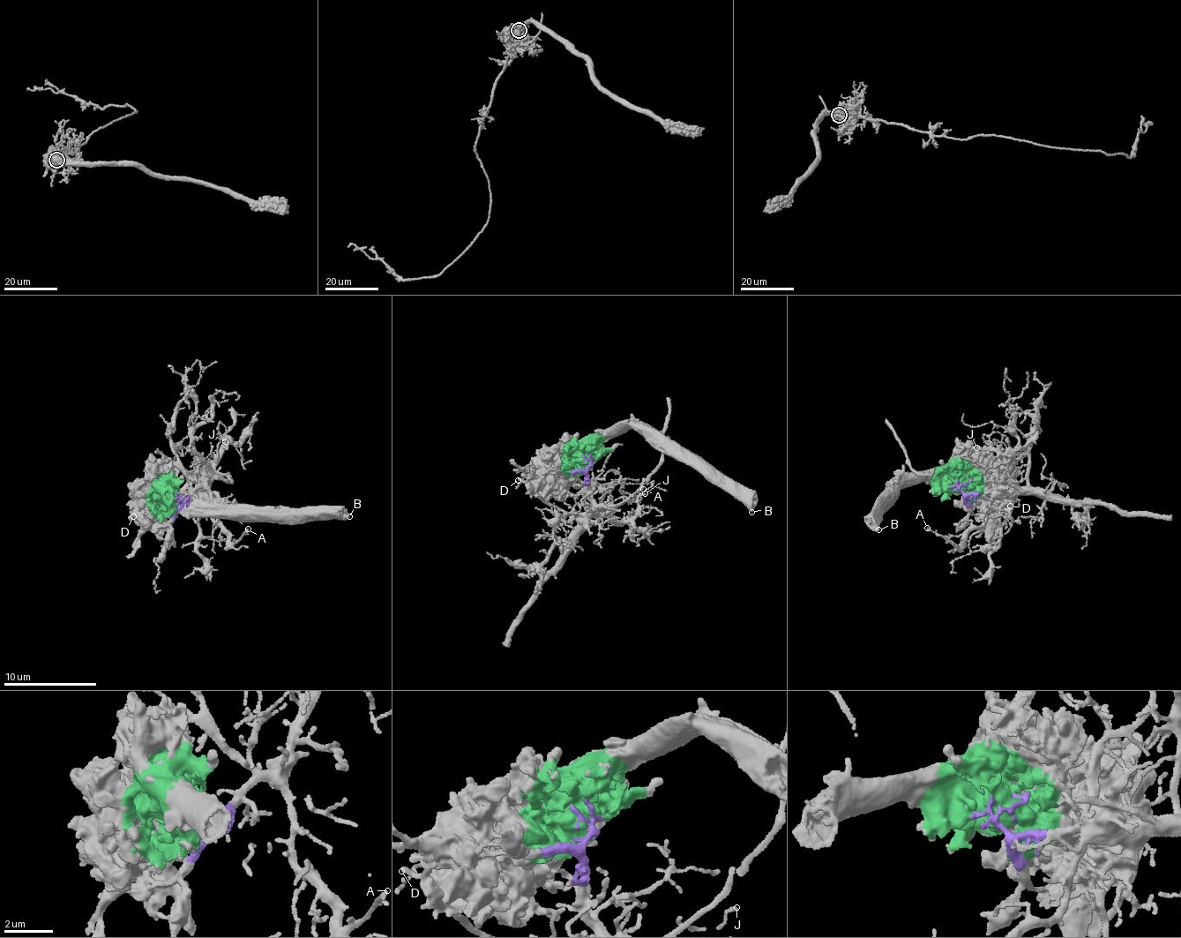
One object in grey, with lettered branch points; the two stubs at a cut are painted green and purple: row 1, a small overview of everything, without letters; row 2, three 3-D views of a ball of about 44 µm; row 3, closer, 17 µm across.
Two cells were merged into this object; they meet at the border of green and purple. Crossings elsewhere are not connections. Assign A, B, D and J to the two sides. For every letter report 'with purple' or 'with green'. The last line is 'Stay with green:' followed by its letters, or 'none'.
A: with purple
B: with green
D: with green
J: with purple
Stay with green: B, D

